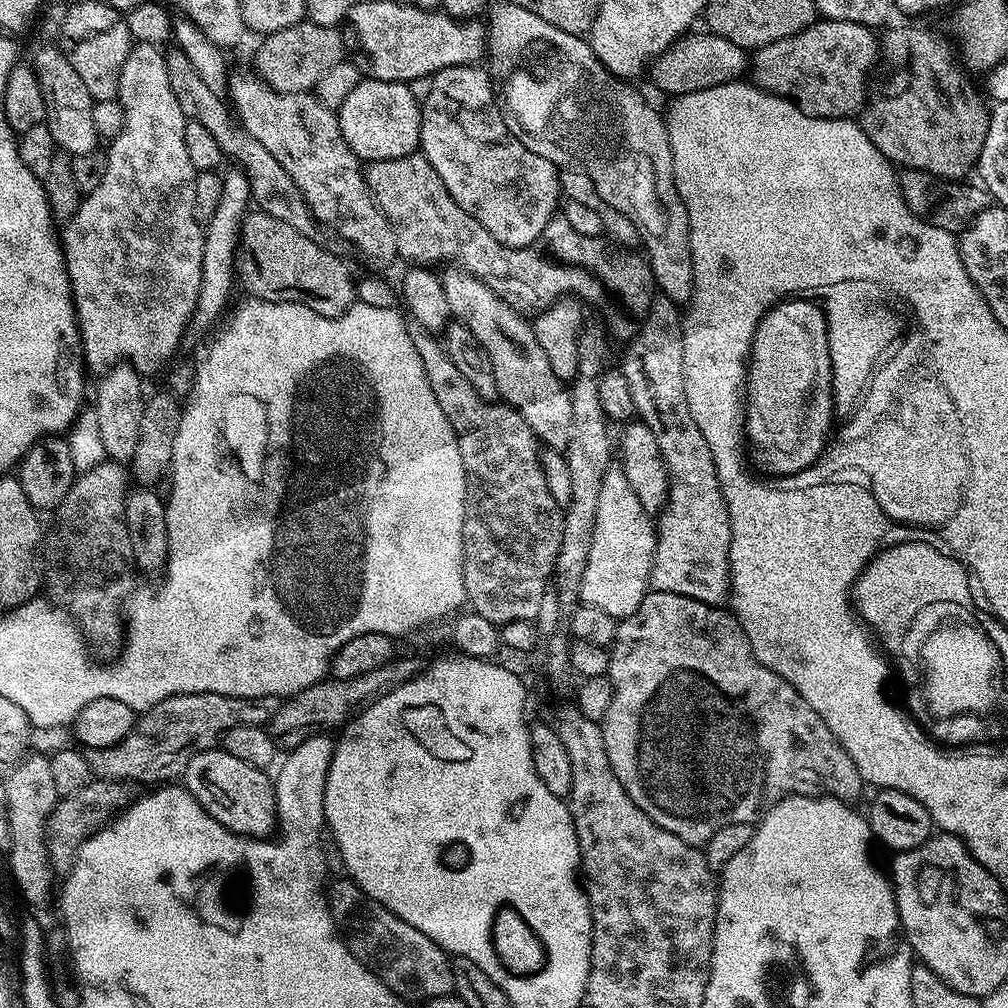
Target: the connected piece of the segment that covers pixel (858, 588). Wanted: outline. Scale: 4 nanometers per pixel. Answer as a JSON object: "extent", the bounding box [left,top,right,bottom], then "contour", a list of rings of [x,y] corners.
{"extent":[850,540,962,650],"contour":[[[908,540],[873,556],[853,584],[850,600],[855,615],[871,629],[874,636],[876,631],[875,639],[882,646],[890,646],[891,650],[892,642],[898,642],[898,634],[904,630],[918,606],[938,600],[952,600],[955,603],[962,597],[960,585],[962,579],[952,555],[947,551],[939,552],[920,540]]]}

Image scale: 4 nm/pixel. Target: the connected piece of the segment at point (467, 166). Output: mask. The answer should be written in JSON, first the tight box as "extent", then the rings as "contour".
{"extent":[419,64,562,248],"contour":[[[459,64],[433,75],[430,94],[420,105],[419,151],[428,159],[430,166],[438,170],[442,186],[450,190],[450,198],[454,198],[454,202],[458,202],[470,218],[478,218],[478,222],[482,222],[482,226],[486,226],[486,230],[490,230],[490,234],[506,246],[531,248],[552,217],[557,215],[562,200],[560,172],[555,164],[522,146],[518,137],[508,129],[508,121],[500,111],[494,91],[493,77],[485,69],[484,72],[476,64]]]}

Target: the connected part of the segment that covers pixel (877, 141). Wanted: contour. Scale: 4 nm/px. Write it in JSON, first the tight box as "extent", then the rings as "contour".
{"extent":[862,27,990,181],"contour":[[[889,27],[888,33],[882,36],[882,64],[888,67],[888,77],[884,80],[884,85],[880,89],[875,89],[874,95],[865,103],[862,109],[862,127],[866,135],[870,138],[870,142],[874,142],[874,146],[878,146],[878,150],[882,150],[882,154],[891,160],[893,165],[899,166],[901,169],[917,168],[923,172],[930,173],[931,176],[938,176],[941,180],[963,181],[968,171],[977,167],[980,155],[982,154],[982,142],[986,142],[986,130],[988,129],[988,118],[990,115],[989,105],[984,105],[985,97],[976,93],[976,88],[967,80],[965,69],[962,67],[961,61],[958,59],[957,49],[954,47],[951,39],[943,40],[936,32],[927,32],[924,28],[892,28]]]}

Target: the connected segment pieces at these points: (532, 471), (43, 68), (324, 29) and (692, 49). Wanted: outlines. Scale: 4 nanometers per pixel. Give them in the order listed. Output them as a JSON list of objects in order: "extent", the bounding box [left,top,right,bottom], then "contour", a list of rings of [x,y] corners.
[{"extent":[408,323,564,626],"contour":[[[409,323],[408,333],[418,358],[422,358],[426,382],[430,382],[434,398],[438,398],[438,406],[458,438],[466,470],[462,550],[467,603],[471,611],[497,626],[515,620],[535,621],[542,594],[550,591],[564,525],[564,513],[546,487],[546,474],[542,474],[542,445],[517,408],[482,398],[466,382],[450,362],[443,343],[426,326]]]},{"extent":[34,46,98,158],"contour":[[[52,46],[37,50],[34,67],[44,99],[44,118],[50,134],[56,139],[57,149],[63,150],[72,158],[97,151],[98,137],[92,125],[94,101],[86,86],[82,86],[82,78],[78,78],[74,66],[70,66],[59,47]]]},{"extent":[254,22,345,92],"contour":[[[301,22],[286,30],[269,32],[256,52],[254,71],[260,79],[279,92],[312,92],[320,80],[345,59],[344,36],[339,27]]]},{"extent":[650,30,750,97],"contour":[[[707,30],[689,31],[680,39],[673,42],[671,48],[667,48],[660,56],[657,56],[650,65],[650,76],[652,72],[652,80],[664,92],[669,92],[669,97],[685,96],[691,92],[698,90],[710,90],[710,86],[722,86],[723,84],[731,84],[739,81],[740,76],[749,71],[750,56],[742,46],[734,46],[734,42],[730,42],[726,38],[716,36],[713,32]]]}]

